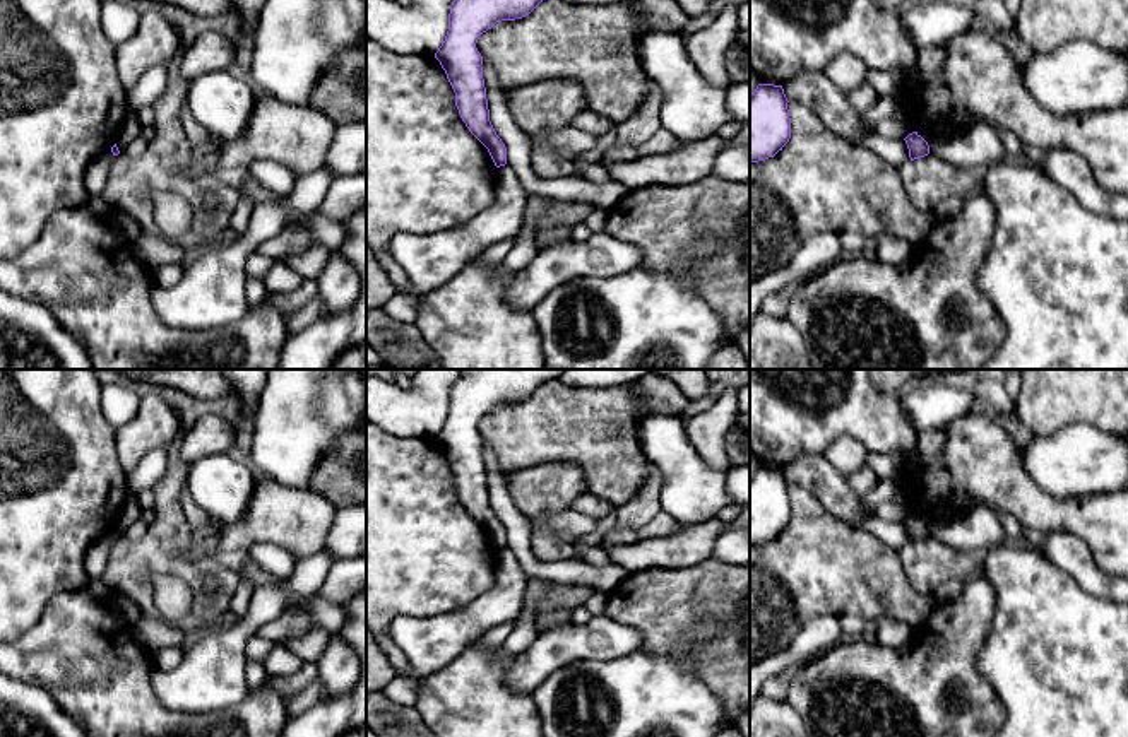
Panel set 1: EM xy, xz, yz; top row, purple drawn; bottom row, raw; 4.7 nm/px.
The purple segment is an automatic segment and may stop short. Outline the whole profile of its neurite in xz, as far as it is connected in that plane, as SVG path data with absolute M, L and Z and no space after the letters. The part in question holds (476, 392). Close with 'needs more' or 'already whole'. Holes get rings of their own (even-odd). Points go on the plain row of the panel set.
M459 369L450 388L448 414L435 436L455 475L455 489L469 515L488 532L496 551L507 547L507 530L491 504L476 426L496 405L529 398L565 369Z; already whole

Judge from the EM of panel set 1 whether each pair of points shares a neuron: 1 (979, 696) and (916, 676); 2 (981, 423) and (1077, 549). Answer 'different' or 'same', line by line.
1: same
2: different

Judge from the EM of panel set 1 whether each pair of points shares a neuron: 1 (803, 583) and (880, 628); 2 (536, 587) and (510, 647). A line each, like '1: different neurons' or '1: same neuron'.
1: different neurons
2: same neuron

